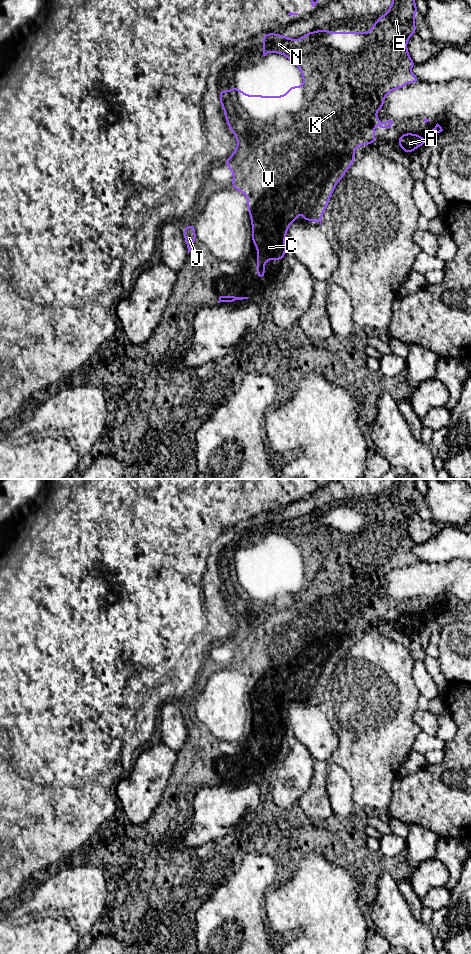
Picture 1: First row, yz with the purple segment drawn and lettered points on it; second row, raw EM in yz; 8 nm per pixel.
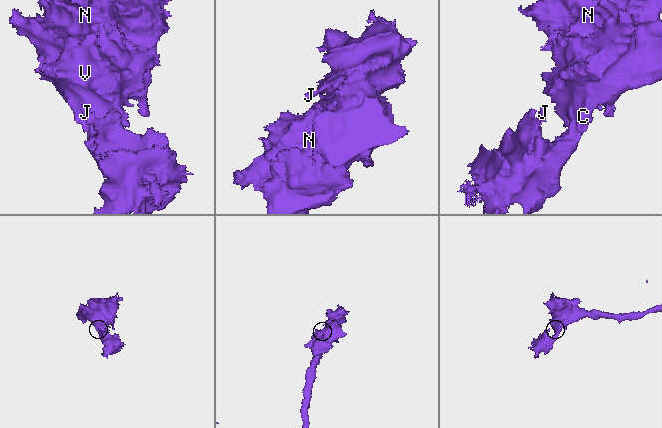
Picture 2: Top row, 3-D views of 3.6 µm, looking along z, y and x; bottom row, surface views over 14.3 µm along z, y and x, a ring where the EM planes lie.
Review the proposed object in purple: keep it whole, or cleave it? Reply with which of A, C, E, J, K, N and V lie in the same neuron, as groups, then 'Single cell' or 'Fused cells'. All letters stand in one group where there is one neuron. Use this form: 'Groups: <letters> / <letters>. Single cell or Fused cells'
Groups: A C E J K N V. Single cell

